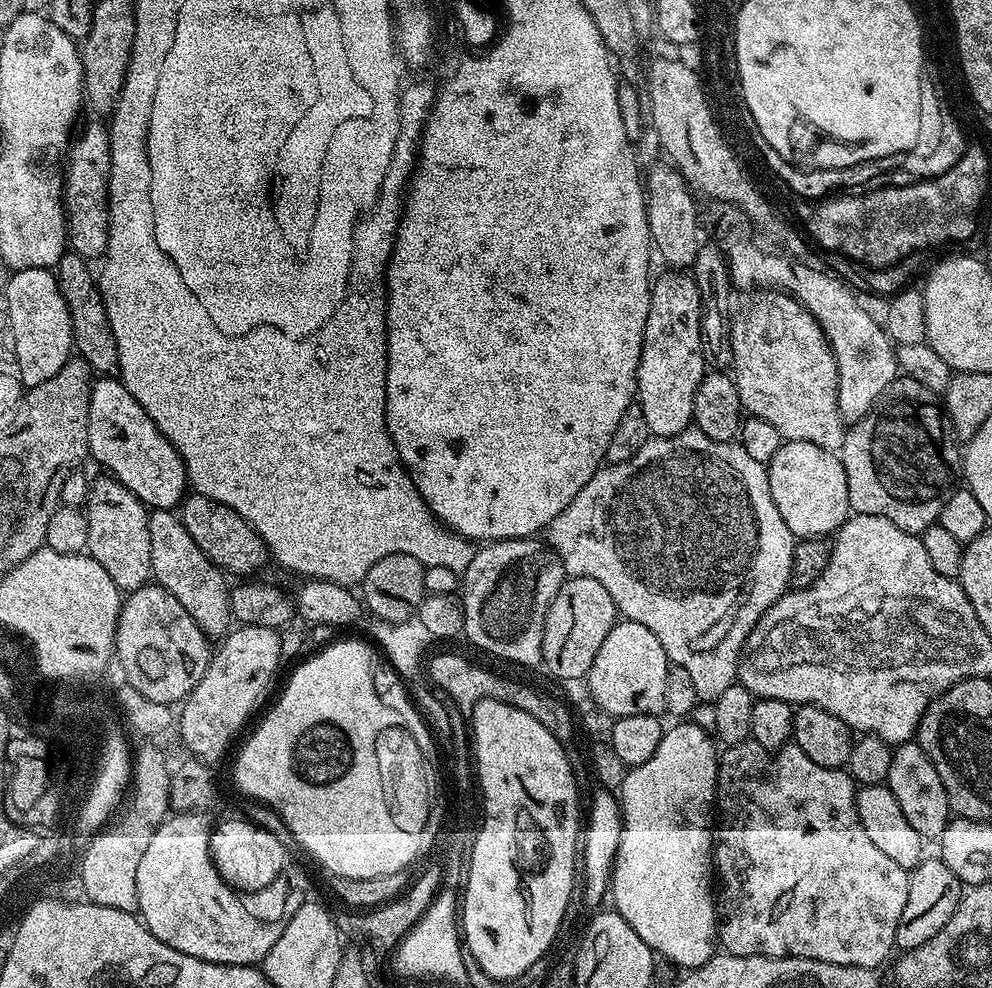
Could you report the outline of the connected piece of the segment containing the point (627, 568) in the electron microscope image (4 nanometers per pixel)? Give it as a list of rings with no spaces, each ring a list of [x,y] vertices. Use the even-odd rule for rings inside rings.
[[[689,426],[682,434],[677,436],[652,436],[644,443],[642,450],[634,454],[621,464],[608,464],[594,473],[590,482],[578,490],[578,494],[558,514],[558,518],[551,520],[546,529],[546,543],[564,564],[564,571],[568,576],[581,576],[582,578],[594,578],[606,586],[610,598],[614,598],[617,613],[623,619],[642,622],[646,630],[654,633],[654,638],[662,642],[662,650],[666,650],[669,661],[675,667],[686,670],[694,681],[694,690],[697,697],[715,698],[726,690],[736,680],[736,667],[740,664],[740,653],[746,642],[746,638],[754,630],[754,626],[789,591],[792,583],[792,563],[794,562],[794,550],[798,543],[793,536],[790,526],[782,522],[782,514],[778,514],[778,506],[774,506],[774,498],[770,498],[770,482],[768,481],[768,469],[765,465],[754,462],[750,454],[739,442],[714,442],[714,438],[706,438],[695,426]]]

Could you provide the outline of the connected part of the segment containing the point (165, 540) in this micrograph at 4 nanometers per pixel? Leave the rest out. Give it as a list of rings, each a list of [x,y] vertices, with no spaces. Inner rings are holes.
[[[152,510],[148,513],[150,526],[150,562],[155,583],[166,589],[182,606],[186,606],[186,614],[194,618],[205,636],[209,638],[223,637],[233,623],[230,610],[230,584],[227,584],[225,573],[217,568],[216,563],[202,550],[198,550],[198,542],[190,538],[190,530],[181,522],[179,515],[172,510]]]

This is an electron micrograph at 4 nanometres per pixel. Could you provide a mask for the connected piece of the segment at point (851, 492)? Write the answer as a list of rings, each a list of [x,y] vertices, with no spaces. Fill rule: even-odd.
[[[897,375],[874,407],[844,433],[844,445],[840,447],[838,455],[846,470],[849,509],[862,516],[886,518],[894,522],[898,530],[913,534],[925,532],[930,525],[939,521],[946,498],[950,498],[957,487],[962,452],[956,447],[958,441],[946,423],[946,413],[937,393],[926,390],[926,386],[914,378]]]

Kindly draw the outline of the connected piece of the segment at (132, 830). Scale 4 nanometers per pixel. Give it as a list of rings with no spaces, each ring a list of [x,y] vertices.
[[[135,749],[130,795],[126,800],[128,809],[121,814],[120,820],[113,819],[88,841],[78,860],[78,873],[88,899],[100,904],[116,905],[123,912],[137,911],[138,862],[142,862],[142,854],[150,847],[150,838],[154,838],[154,830],[158,830],[158,826],[170,815],[171,781],[170,764],[168,768],[163,754],[158,749]]]

